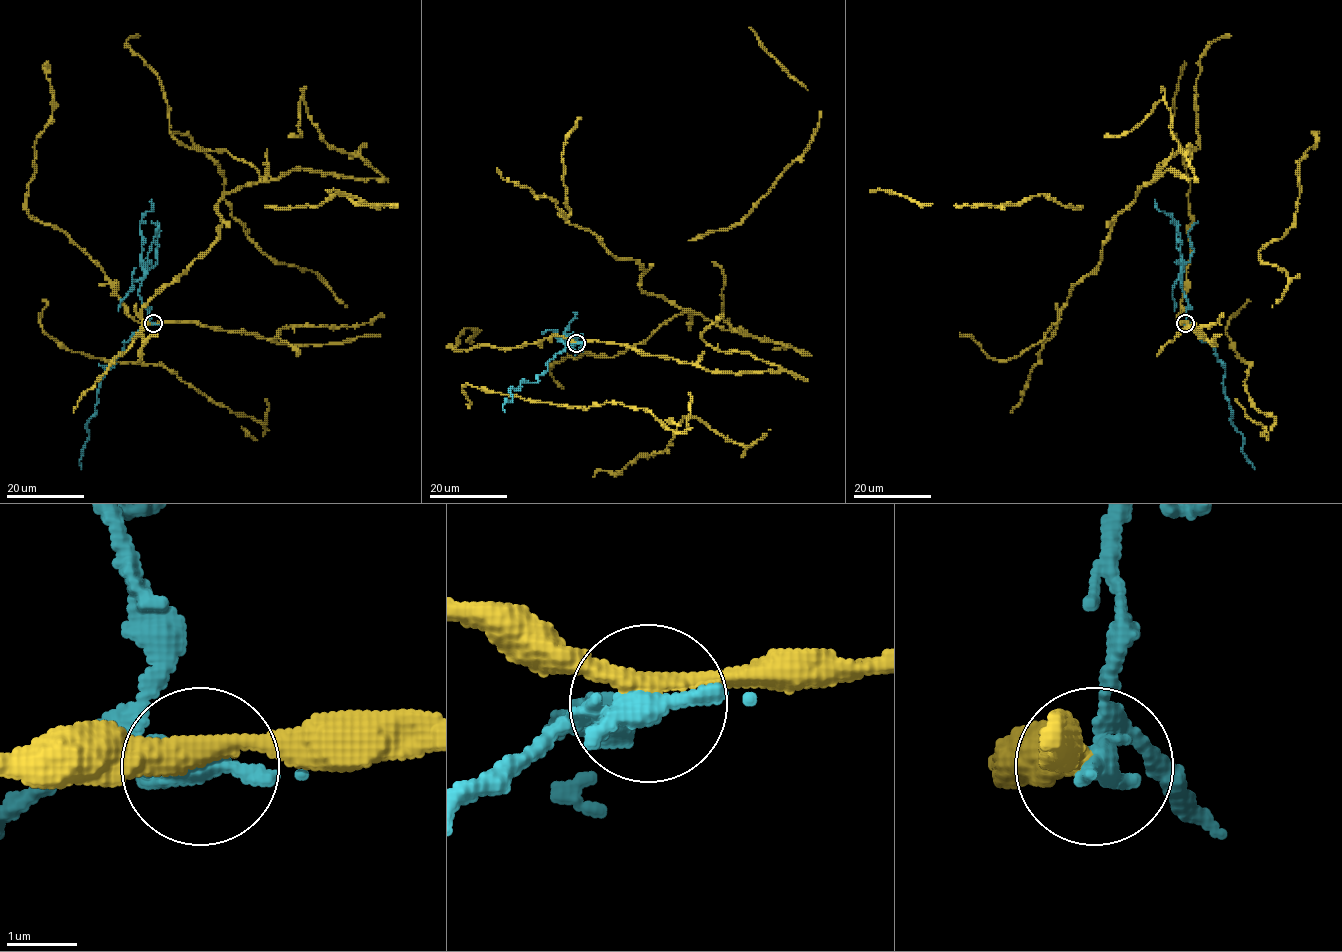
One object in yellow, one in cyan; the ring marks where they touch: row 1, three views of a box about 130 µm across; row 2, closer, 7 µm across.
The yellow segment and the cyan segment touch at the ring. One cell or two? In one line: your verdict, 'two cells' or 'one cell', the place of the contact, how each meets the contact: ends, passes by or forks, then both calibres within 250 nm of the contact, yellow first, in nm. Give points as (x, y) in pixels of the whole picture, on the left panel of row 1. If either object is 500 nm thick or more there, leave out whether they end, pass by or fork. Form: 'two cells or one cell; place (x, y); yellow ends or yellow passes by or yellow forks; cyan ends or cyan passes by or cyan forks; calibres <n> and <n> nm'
two cells; place (153, 323); yellow passes by; cyan passes by; calibres 320 and 320 nm

